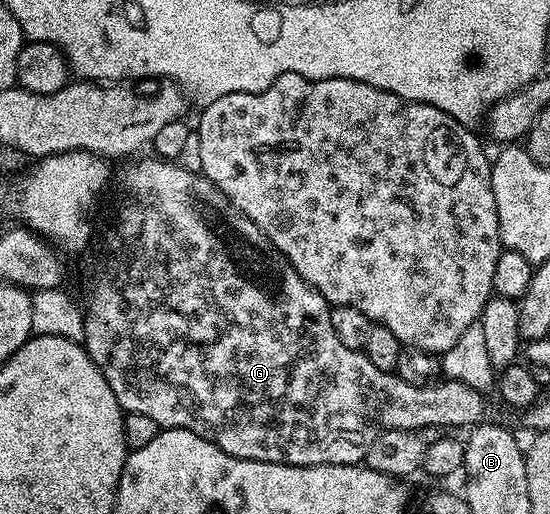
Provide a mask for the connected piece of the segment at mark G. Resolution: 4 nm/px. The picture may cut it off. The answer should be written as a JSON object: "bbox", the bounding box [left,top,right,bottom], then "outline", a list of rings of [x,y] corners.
{"bbox":[83,155,486,465],"outline":[[[149,155],[143,161],[134,161],[131,165],[126,165],[122,169],[122,174],[117,174],[116,185],[122,188],[122,202],[118,205],[118,218],[114,221],[114,226],[107,231],[102,237],[102,246],[98,249],[98,254],[94,257],[94,274],[90,277],[90,294],[84,302],[83,331],[84,331],[84,348],[86,354],[92,359],[92,363],[96,363],[96,367],[104,375],[104,379],[108,383],[108,387],[112,387],[112,395],[116,395],[116,403],[120,403],[120,407],[126,413],[139,413],[140,415],[148,415],[152,419],[156,419],[156,423],[162,429],[187,429],[196,435],[200,435],[204,439],[208,439],[212,443],[216,443],[216,447],[220,447],[220,451],[228,451],[228,455],[239,457],[240,459],[252,459],[253,461],[263,461],[264,463],[276,463],[277,465],[357,465],[365,462],[366,452],[368,447],[372,447],[372,439],[376,439],[376,435],[380,435],[384,431],[392,431],[393,429],[413,429],[419,431],[425,426],[433,424],[444,424],[450,431],[458,431],[461,425],[465,427],[473,427],[483,424],[486,413],[486,401],[484,393],[480,390],[466,386],[463,382],[453,381],[449,379],[438,379],[433,383],[414,384],[411,381],[399,376],[397,372],[385,373],[380,371],[380,367],[375,367],[368,358],[365,352],[353,349],[352,347],[344,347],[344,343],[340,343],[340,338],[336,335],[336,331],[332,331],[332,319],[330,318],[331,304],[324,300],[297,273],[288,263],[288,259],[277,249],[274,244],[268,239],[268,235],[264,235],[264,231],[260,231],[260,227],[256,227],[256,223],[252,223],[252,219],[248,219],[248,215],[240,212],[232,203],[232,199],[228,199],[228,195],[224,195],[224,191],[220,191],[220,187],[216,187],[213,183],[202,176],[201,172],[190,169],[185,169],[182,163],[173,161],[164,161],[157,155]]]}

